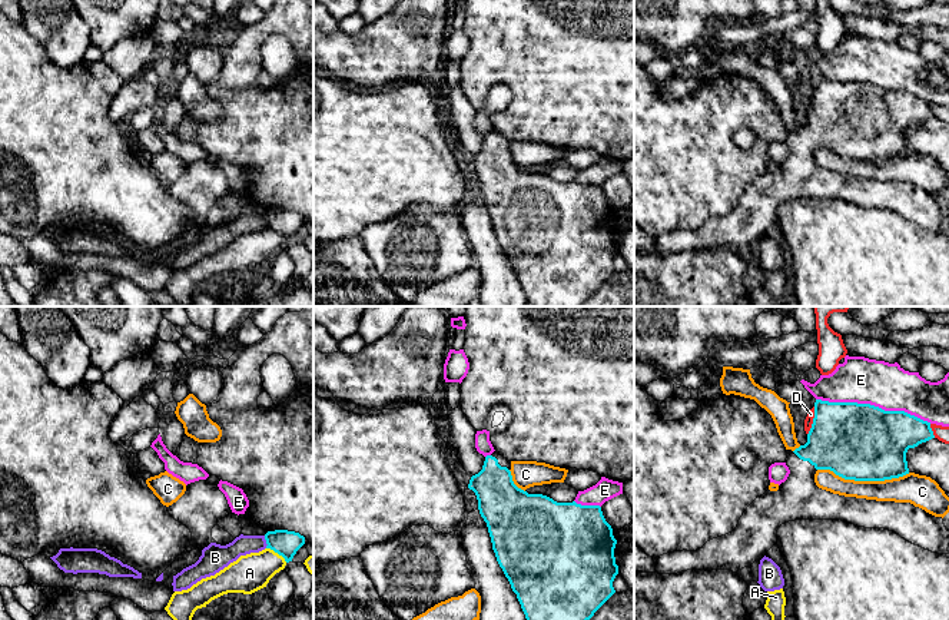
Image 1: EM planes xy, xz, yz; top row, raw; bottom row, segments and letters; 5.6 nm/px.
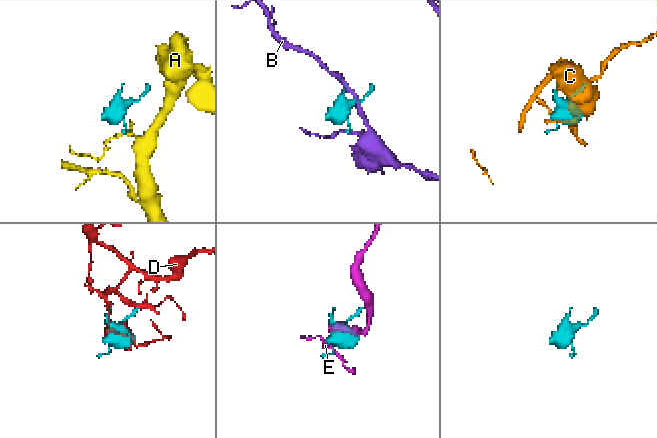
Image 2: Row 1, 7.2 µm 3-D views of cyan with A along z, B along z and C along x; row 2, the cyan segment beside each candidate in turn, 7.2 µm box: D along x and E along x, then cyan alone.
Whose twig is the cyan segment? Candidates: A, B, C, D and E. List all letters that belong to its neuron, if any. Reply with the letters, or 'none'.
none

